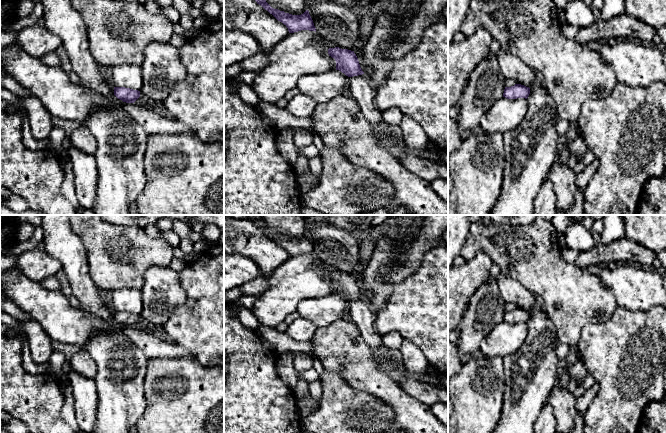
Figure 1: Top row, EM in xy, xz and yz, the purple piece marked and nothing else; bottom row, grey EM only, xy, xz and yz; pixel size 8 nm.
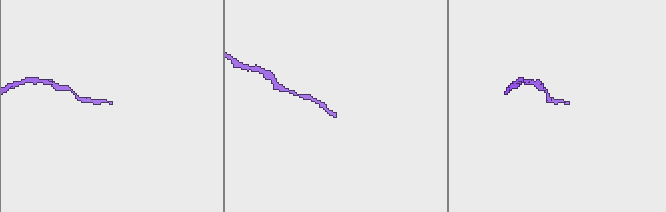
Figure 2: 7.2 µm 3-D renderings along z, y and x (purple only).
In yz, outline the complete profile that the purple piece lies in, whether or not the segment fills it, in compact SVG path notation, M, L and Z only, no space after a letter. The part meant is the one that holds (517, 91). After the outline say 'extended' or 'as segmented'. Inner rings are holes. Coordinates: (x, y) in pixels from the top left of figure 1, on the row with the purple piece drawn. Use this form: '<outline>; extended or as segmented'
M515 84L511 87L505 87L503 97L507 99L525 98L530 94L530 88L521 84Z; as segmented

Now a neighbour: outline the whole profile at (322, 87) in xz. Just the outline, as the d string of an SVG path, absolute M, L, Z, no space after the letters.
M339 70L305 74L298 79L299 93L307 95L317 103L328 102L343 94L348 86L348 76Z

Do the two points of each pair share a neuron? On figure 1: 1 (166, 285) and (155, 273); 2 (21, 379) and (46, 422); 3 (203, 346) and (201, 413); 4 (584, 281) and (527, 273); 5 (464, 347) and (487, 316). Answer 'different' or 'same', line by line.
1: same
2: same
3: different
4: same
5: same

